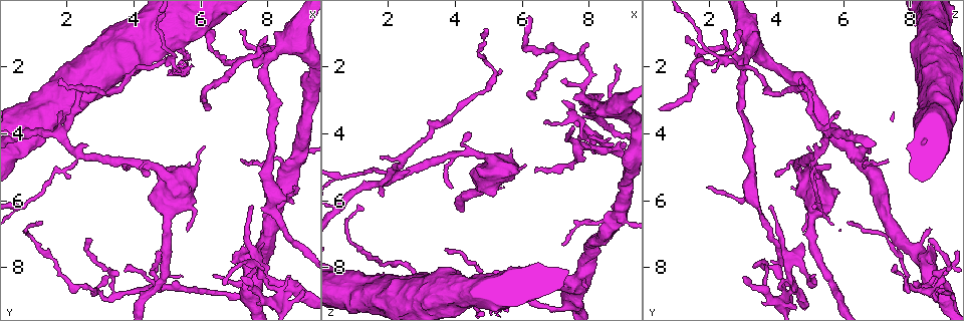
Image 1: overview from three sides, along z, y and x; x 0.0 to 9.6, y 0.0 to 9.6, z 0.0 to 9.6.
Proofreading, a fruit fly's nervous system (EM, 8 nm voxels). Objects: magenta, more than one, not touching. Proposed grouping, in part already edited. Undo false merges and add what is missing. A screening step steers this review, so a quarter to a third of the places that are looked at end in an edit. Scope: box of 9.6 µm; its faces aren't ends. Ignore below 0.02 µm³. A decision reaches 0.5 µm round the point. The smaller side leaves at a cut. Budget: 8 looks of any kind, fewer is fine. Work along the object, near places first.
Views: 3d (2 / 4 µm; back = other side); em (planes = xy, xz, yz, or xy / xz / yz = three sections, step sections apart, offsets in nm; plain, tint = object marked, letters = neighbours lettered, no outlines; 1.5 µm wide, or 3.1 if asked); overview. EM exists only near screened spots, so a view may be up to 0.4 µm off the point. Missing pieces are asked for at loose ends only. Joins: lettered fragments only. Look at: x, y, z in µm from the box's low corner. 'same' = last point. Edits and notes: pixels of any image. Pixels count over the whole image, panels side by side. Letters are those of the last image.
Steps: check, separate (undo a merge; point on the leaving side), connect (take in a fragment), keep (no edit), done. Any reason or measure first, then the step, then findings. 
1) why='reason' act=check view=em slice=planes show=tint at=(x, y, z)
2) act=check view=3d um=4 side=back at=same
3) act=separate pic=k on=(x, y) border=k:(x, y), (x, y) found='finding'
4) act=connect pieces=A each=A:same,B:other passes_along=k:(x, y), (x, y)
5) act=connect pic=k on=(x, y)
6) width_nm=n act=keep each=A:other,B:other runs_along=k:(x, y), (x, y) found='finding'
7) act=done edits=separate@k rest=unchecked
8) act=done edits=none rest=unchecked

why='tapers out' act=check view=em slice=planes show=letters at=(3.90, 5.00, 5.60)

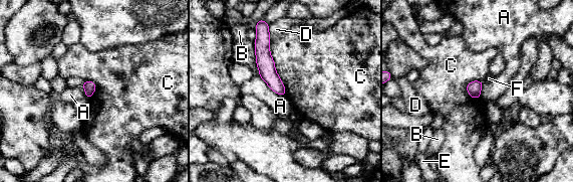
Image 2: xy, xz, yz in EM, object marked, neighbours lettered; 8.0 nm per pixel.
act=keep each=A:other,B:other,C:other,D:other,E:other,F:other runs_along=2:(264, 37), (267, 72), (283, 93) found='none of them fits'

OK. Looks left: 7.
why='tapers out' act=check view=3d um=4 at=(1.70, 2.45, 4.65)

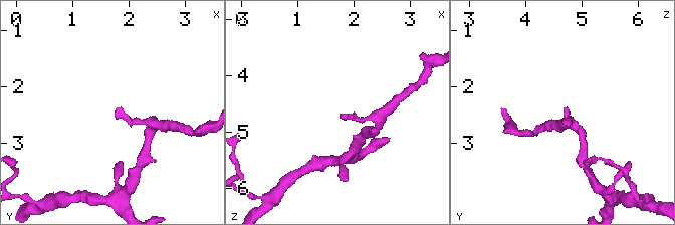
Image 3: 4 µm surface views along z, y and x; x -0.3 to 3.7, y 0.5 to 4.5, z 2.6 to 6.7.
why='now the EM' act=check view=em slice=planes show=letters at=(1.80, 2.40, 4.65)

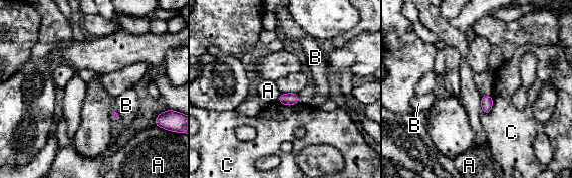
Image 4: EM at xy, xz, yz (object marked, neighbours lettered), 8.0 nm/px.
width_nm=80 act=keep each=A:other,B:other,C:other border=4:(280, 93), (277, 101) found='no lettered fragment goes on from it'

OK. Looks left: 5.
why='abrupt turn' act=check view=3d um=2 at=(8.50, 8.80, 4.35)

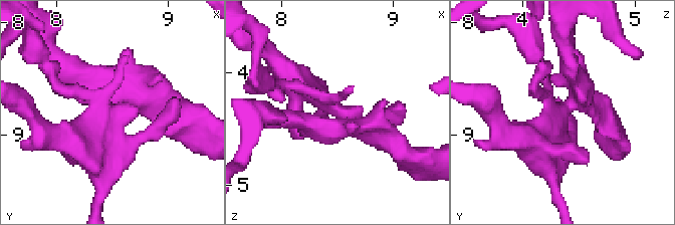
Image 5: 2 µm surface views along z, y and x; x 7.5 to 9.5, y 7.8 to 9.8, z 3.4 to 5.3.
why='need the tissue' act=check view=em slice=xy step=8 show=tint at=(8.54, 8.80, 4.34)

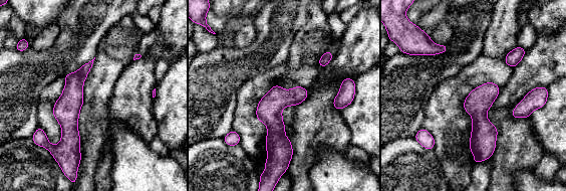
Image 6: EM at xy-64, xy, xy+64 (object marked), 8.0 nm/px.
act=check view=em slice=planes show=letters at=same

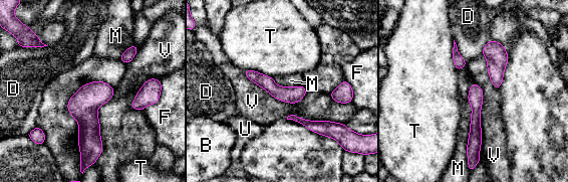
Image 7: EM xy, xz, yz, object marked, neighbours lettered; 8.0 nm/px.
act=keep each=B:other,D:other,F:other,M:other,T:other,U:other,V:other runs_along=7:(475, 86), (475, 142), (470, 153) found='all the same neuron'

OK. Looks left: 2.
act=done edits=none rest=unchecked

